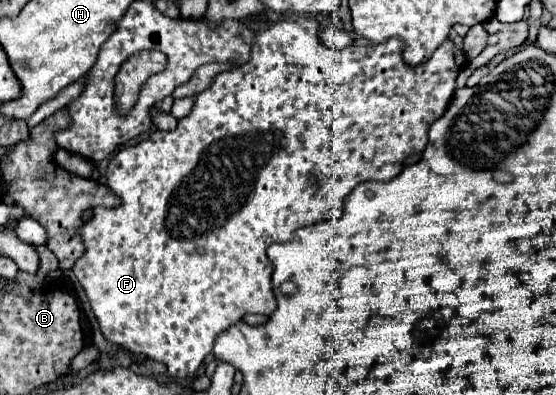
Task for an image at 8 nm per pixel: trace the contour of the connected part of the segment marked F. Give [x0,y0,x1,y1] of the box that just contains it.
[72,17,466,379]

